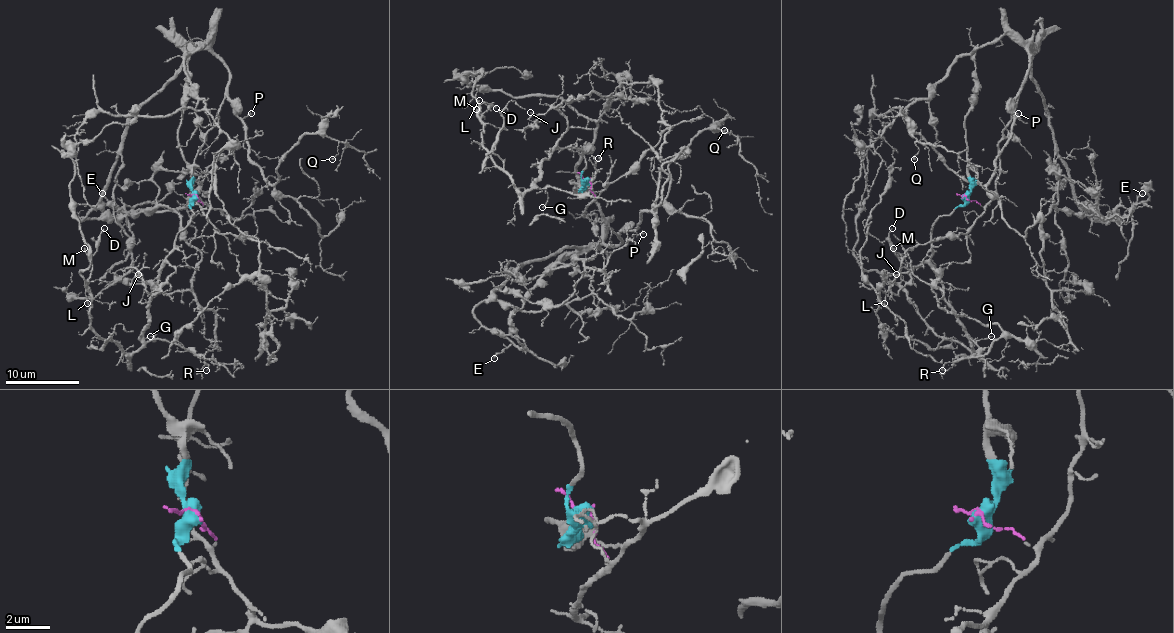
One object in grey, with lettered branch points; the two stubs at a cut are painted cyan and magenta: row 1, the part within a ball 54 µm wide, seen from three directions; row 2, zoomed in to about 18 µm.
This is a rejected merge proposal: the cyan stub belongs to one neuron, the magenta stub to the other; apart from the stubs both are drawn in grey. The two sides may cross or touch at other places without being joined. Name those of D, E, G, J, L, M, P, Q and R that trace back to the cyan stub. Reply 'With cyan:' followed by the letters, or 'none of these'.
With cyan: D, G, J, L, M, R

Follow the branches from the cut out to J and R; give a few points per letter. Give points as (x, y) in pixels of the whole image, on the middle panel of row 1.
J: (588, 181), (580, 177), (586, 164), (580, 151), (558, 145), (567, 119), (553, 106), (532, 121), (530, 112)
R: (588, 181), (580, 177), (586, 164), (580, 151), (556, 147), (543, 160), (536, 184), (586, 194), (599, 158)

